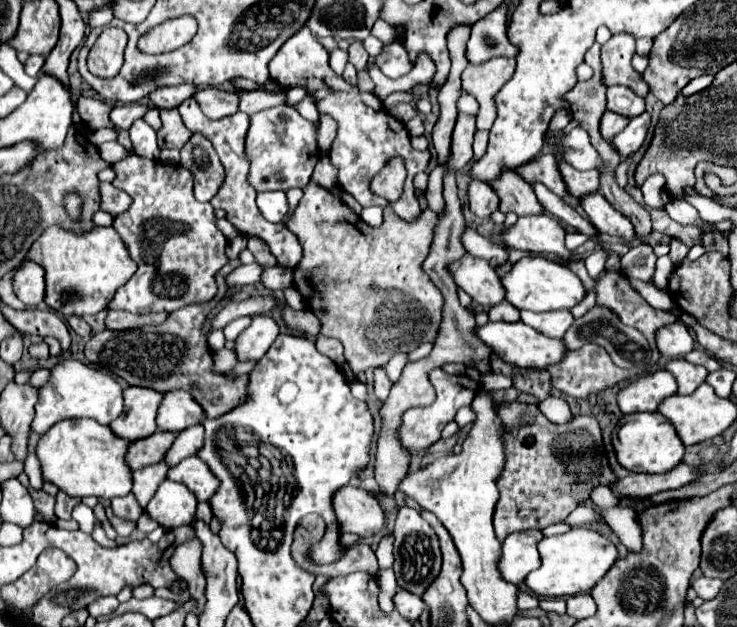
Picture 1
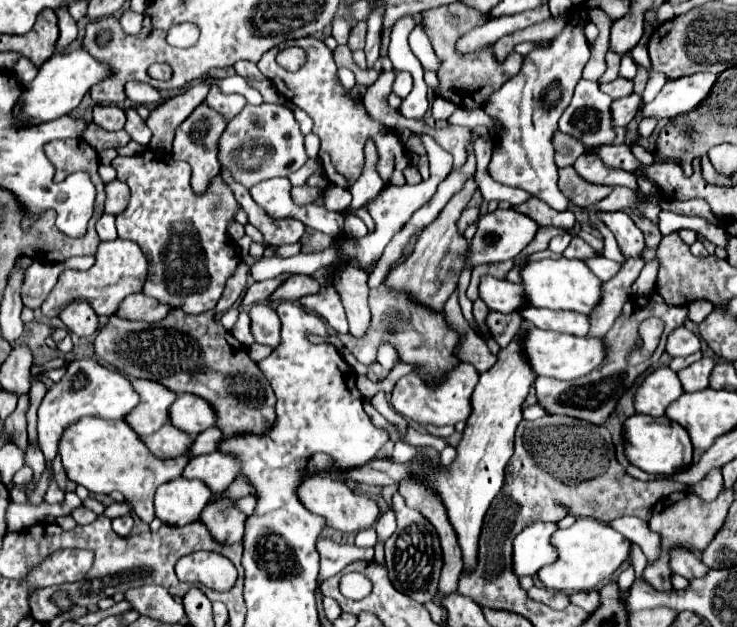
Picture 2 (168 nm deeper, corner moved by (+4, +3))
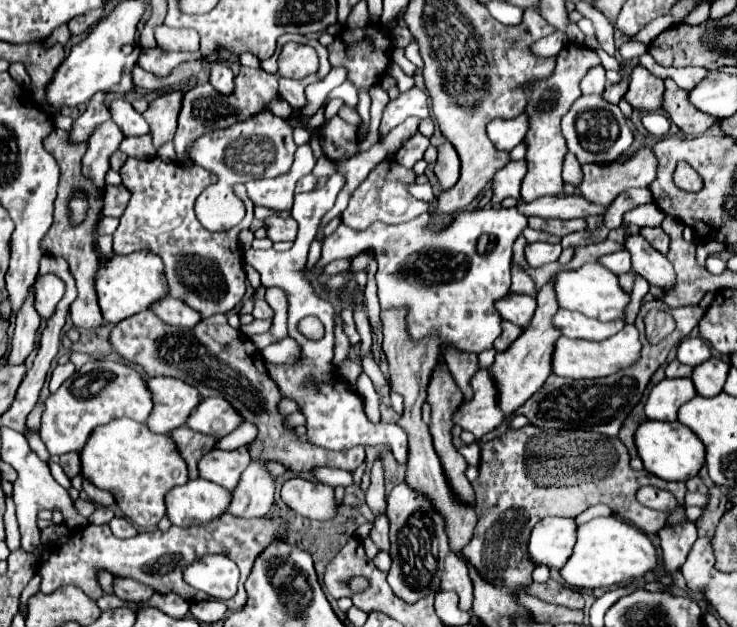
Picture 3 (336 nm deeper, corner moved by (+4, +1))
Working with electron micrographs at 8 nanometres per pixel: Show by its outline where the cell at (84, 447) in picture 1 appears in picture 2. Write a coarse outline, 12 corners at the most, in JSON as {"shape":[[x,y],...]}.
{"shape":[[81,418],[59,442],[67,476],[119,491],[143,520],[185,456],[157,458],[125,420]]}

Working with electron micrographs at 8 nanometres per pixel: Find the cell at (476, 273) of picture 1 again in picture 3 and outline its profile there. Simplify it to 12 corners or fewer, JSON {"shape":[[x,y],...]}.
{"shape":[[509,292],[495,302],[505,320],[527,326],[535,298]]}

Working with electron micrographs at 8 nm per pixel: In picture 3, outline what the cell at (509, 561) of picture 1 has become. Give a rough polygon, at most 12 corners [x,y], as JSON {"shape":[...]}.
{"shape":[[543,518],[531,532],[535,566],[565,566],[573,518]]}

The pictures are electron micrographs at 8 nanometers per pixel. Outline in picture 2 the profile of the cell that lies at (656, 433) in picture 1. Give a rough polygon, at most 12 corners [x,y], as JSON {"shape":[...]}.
{"shape":[[665,416],[625,420],[625,456],[671,476],[693,460],[685,428]]}

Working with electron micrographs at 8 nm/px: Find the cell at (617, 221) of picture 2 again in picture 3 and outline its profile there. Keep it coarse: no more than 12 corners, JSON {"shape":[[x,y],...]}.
{"shape":[[627,234],[635,274],[663,290],[673,266],[641,234]]}

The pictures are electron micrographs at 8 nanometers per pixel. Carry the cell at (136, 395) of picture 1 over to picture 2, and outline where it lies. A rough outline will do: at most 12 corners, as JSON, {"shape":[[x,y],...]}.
{"shape":[[133,380],[141,402],[125,420],[149,436],[169,420],[177,394],[153,380]]}

